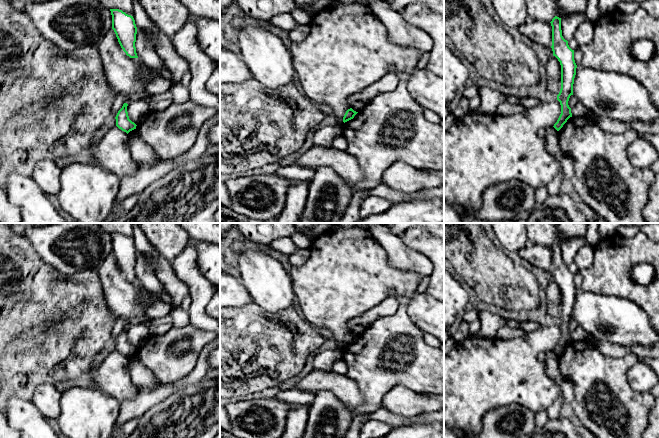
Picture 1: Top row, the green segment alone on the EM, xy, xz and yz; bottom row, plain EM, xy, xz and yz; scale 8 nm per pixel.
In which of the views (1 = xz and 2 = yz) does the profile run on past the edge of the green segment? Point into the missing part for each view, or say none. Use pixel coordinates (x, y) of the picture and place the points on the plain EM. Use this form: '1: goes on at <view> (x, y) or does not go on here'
1: does not go on here
2: does not go on here

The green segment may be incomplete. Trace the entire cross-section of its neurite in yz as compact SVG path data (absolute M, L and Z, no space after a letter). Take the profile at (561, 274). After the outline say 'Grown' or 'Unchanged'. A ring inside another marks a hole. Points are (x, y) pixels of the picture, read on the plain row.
M555 240L550 246L552 250L552 275L561 289L561 313L557 319L557 324L561 329L561 338L554 348L554 352L559 355L567 344L572 341L571 332L568 325L573 319L573 308L576 299L577 289L574 284L574 274L572 274L568 265L562 260L561 242Z. Unchanged

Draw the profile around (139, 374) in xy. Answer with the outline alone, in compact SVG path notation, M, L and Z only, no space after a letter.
M135 353L128 357L128 366L130 369L130 378L133 383L147 385L152 389L157 389L163 384L148 368L138 362Z

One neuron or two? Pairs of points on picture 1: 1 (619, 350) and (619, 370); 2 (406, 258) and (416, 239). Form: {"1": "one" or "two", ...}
{"1": "two", "2": "two"}

